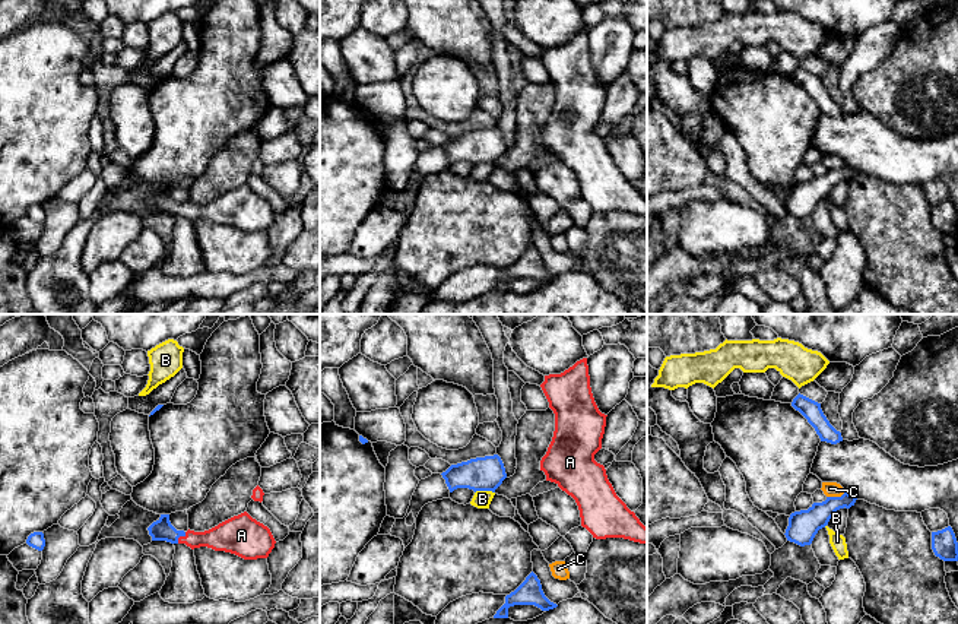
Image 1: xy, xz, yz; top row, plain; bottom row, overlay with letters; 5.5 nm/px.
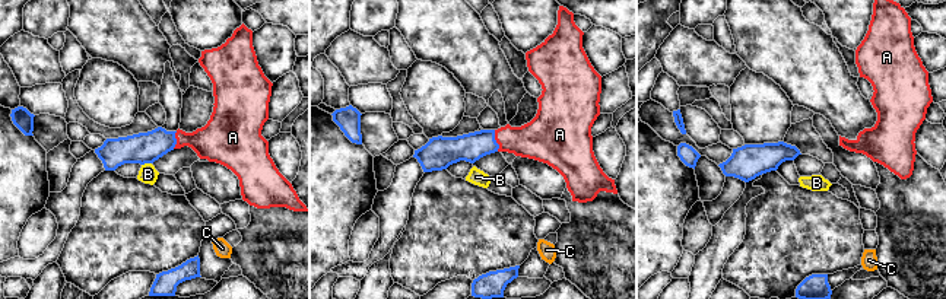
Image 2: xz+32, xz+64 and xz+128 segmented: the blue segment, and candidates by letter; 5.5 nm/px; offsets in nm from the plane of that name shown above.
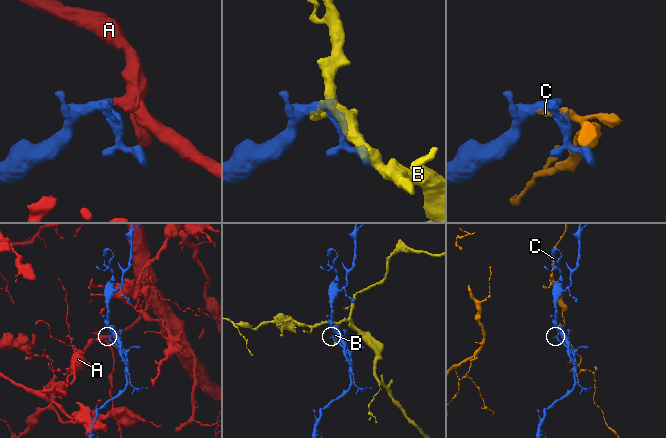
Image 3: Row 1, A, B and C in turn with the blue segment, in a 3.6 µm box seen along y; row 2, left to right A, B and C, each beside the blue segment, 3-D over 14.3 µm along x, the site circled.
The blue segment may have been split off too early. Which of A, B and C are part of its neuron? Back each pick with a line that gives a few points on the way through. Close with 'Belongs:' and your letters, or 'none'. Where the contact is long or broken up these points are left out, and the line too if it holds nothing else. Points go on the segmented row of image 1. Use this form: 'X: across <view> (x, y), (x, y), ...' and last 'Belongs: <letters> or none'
Belongs: A

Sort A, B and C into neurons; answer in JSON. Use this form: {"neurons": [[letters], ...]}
{"neurons": [["A"], ["B"], ["C"]]}

